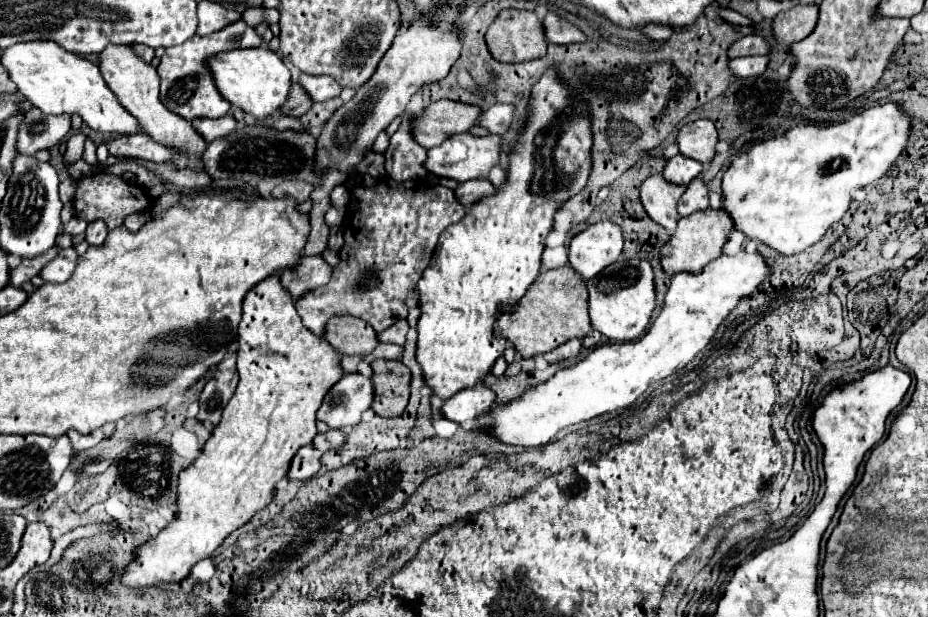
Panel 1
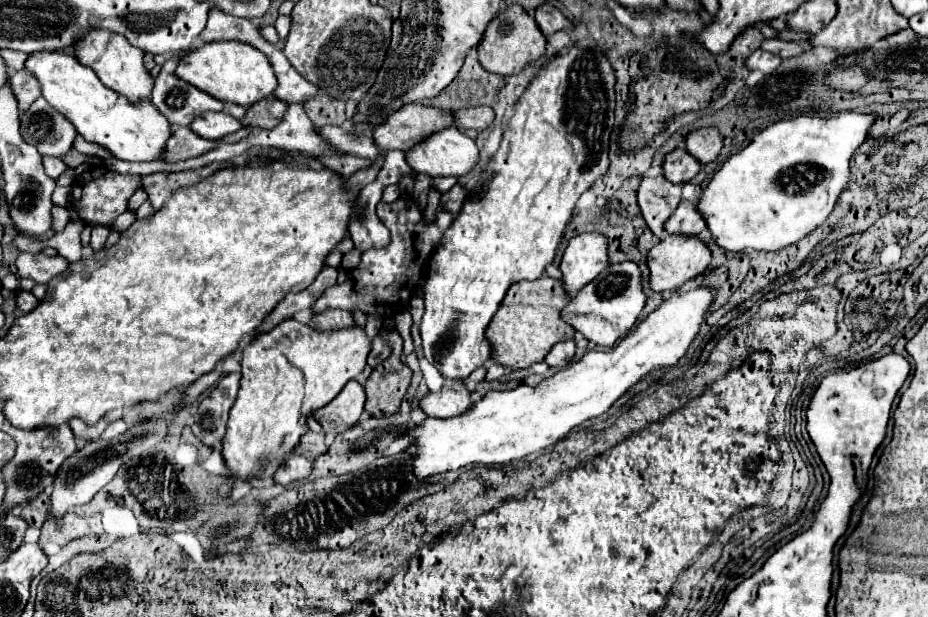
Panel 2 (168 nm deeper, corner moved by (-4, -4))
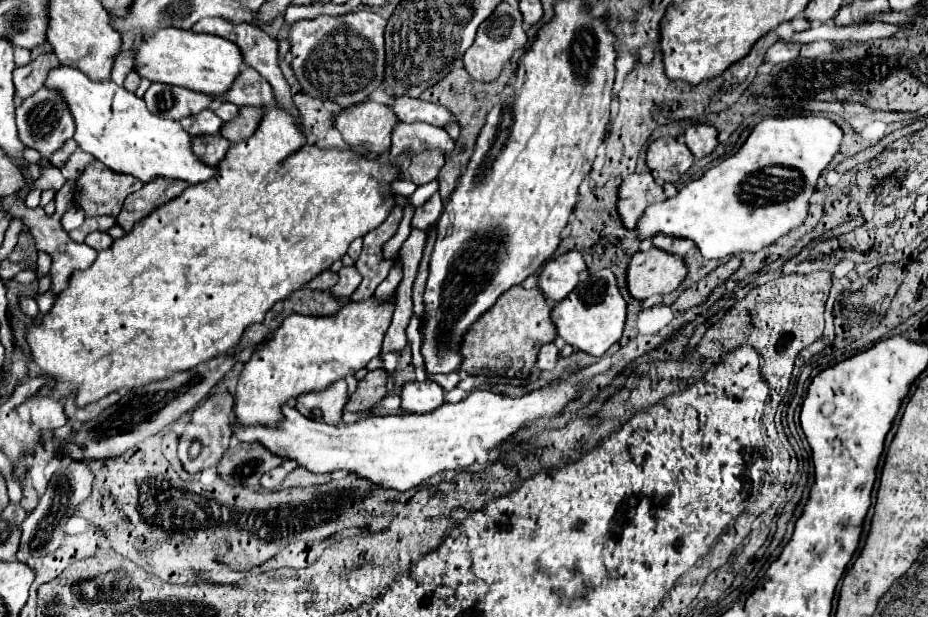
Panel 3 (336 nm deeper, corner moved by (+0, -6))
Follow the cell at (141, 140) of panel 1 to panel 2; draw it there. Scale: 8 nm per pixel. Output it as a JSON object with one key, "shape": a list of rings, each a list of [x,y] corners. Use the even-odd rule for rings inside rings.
{"shape":[[[178,127],[172,137],[168,139],[168,145],[164,147],[164,159],[166,163],[176,163],[184,161],[190,157],[198,157],[210,149],[214,149],[218,143],[216,141],[204,141],[196,133],[192,133],[190,127]]]}

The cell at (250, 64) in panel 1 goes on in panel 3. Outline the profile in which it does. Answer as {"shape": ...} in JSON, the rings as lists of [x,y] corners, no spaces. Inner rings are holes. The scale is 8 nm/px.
{"shape":[[[166,27],[154,31],[152,35],[144,35],[144,39],[134,47],[134,51],[134,71],[130,71],[124,81],[124,87],[132,93],[140,85],[140,77],[146,77],[148,81],[180,85],[192,91],[218,97],[228,91],[228,87],[232,87],[236,75],[240,73],[240,67],[244,65],[244,61],[240,59],[240,49],[232,41],[176,27]]]}

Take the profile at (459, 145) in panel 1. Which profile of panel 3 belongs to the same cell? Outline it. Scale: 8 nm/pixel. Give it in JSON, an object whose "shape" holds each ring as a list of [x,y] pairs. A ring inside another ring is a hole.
{"shape":[[[400,121],[392,129],[390,155],[394,159],[398,159],[398,155],[404,149],[408,149],[408,153],[412,157],[412,155],[418,155],[420,151],[424,151],[426,147],[434,147],[444,153],[450,153],[454,149],[454,139],[450,139],[450,135],[444,129],[432,127],[428,123],[402,123]]]}

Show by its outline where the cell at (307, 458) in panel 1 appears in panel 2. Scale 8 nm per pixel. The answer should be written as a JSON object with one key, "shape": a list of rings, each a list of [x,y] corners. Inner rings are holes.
{"shape":[[[292,455],[276,473],[274,473],[274,481],[280,485],[288,485],[294,481],[302,481],[308,479],[312,473],[312,461],[306,459],[304,455]]]}

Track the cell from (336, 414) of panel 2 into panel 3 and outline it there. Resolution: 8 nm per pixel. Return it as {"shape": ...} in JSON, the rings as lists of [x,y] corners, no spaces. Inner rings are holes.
{"shape":[[[338,379],[336,383],[330,383],[322,391],[308,391],[308,393],[298,395],[296,409],[308,419],[336,425],[336,423],[340,423],[346,401],[348,401],[346,381]]]}

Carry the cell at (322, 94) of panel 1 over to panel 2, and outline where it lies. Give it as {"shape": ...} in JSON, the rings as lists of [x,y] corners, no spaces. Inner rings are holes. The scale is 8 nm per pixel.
{"shape":[[[274,51],[274,71],[276,71],[276,77],[280,81],[280,85],[276,87],[276,97],[286,101],[286,103],[298,103],[298,105],[304,105],[306,101],[310,101],[312,97],[318,95],[318,87],[312,85],[310,81],[306,81],[304,77],[300,77],[300,73],[296,69],[288,69],[284,71],[284,61],[282,59],[284,53],[282,51]],[[280,57],[280,61],[278,61]]]}

